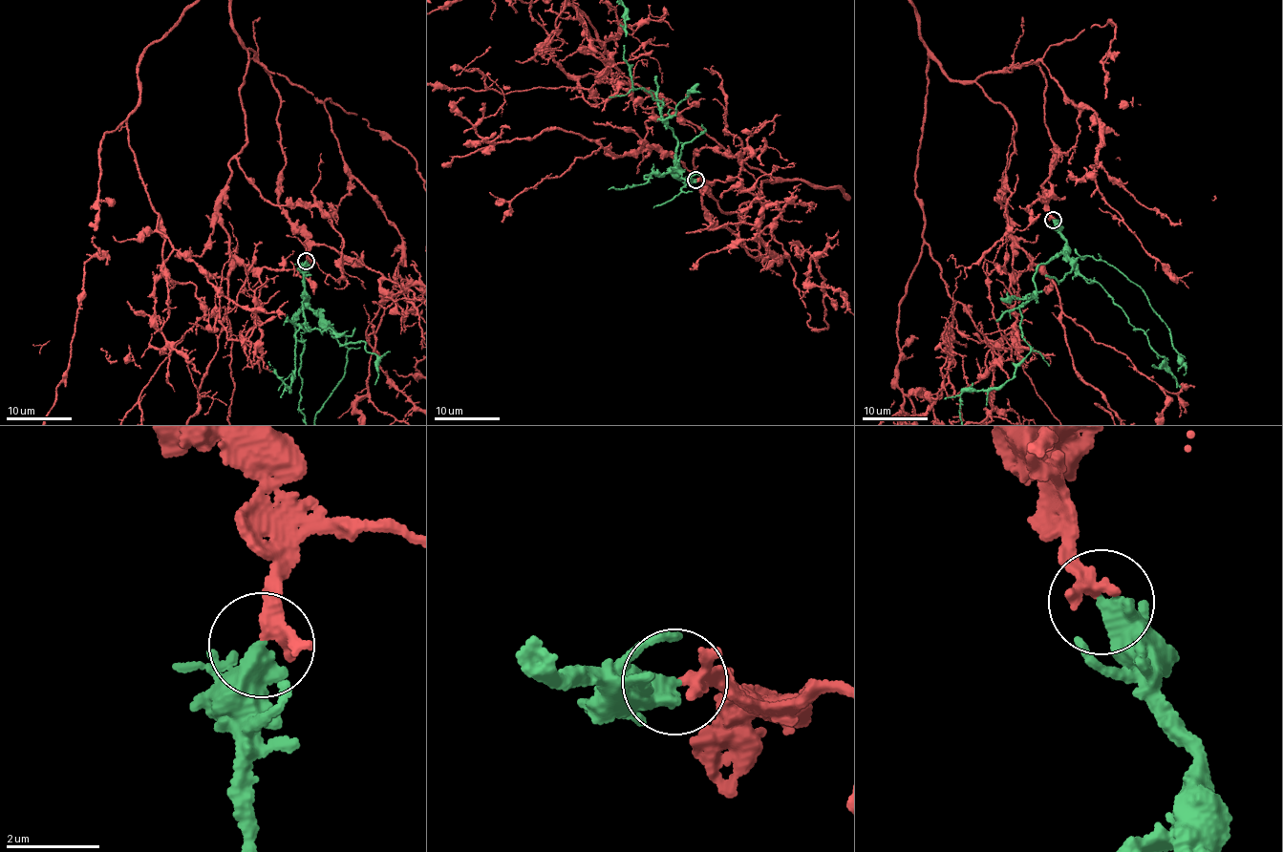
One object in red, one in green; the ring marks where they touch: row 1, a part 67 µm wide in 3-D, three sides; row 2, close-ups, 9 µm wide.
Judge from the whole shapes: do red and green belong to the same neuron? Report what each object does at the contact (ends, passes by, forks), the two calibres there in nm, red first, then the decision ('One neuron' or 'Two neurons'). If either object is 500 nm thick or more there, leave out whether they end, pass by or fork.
Thickness 260 nm (red) against 500 nm. One neuron

